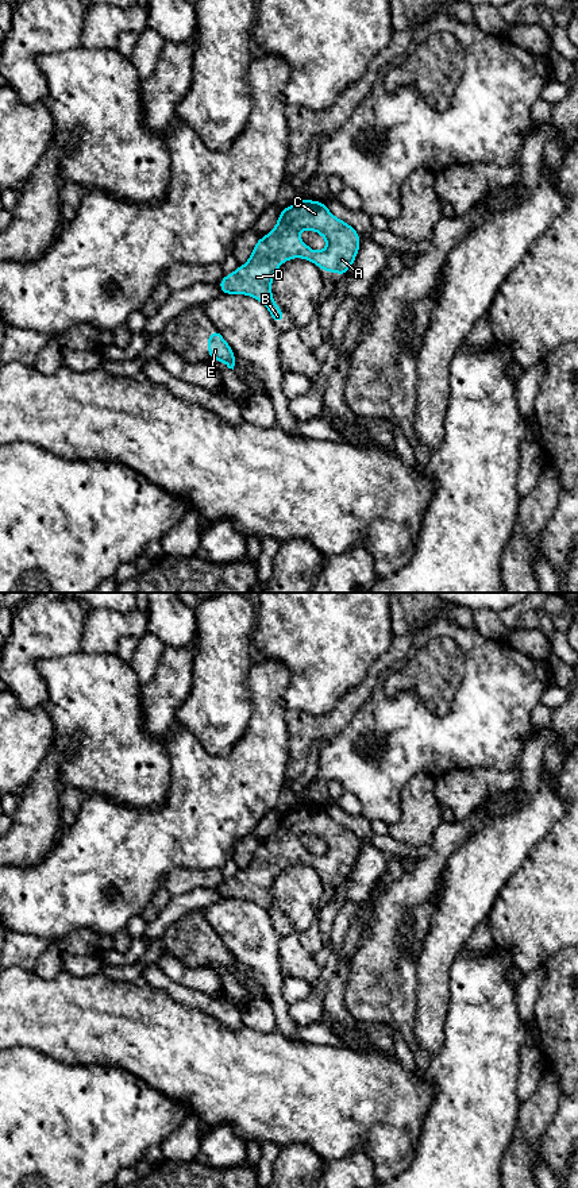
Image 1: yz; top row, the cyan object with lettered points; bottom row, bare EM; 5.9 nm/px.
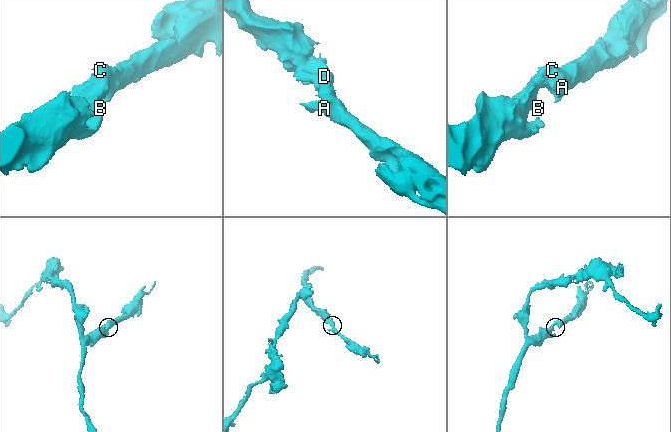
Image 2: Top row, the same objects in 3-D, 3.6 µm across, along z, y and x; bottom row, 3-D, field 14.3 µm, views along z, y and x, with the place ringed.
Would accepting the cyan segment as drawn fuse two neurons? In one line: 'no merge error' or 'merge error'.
no merge error

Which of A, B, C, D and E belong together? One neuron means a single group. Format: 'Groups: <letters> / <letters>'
Groups: A B C D E

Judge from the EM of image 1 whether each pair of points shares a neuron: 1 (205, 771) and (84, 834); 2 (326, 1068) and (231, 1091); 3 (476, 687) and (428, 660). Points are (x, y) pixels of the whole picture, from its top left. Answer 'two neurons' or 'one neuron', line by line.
1: one neuron
2: one neuron
3: two neurons

